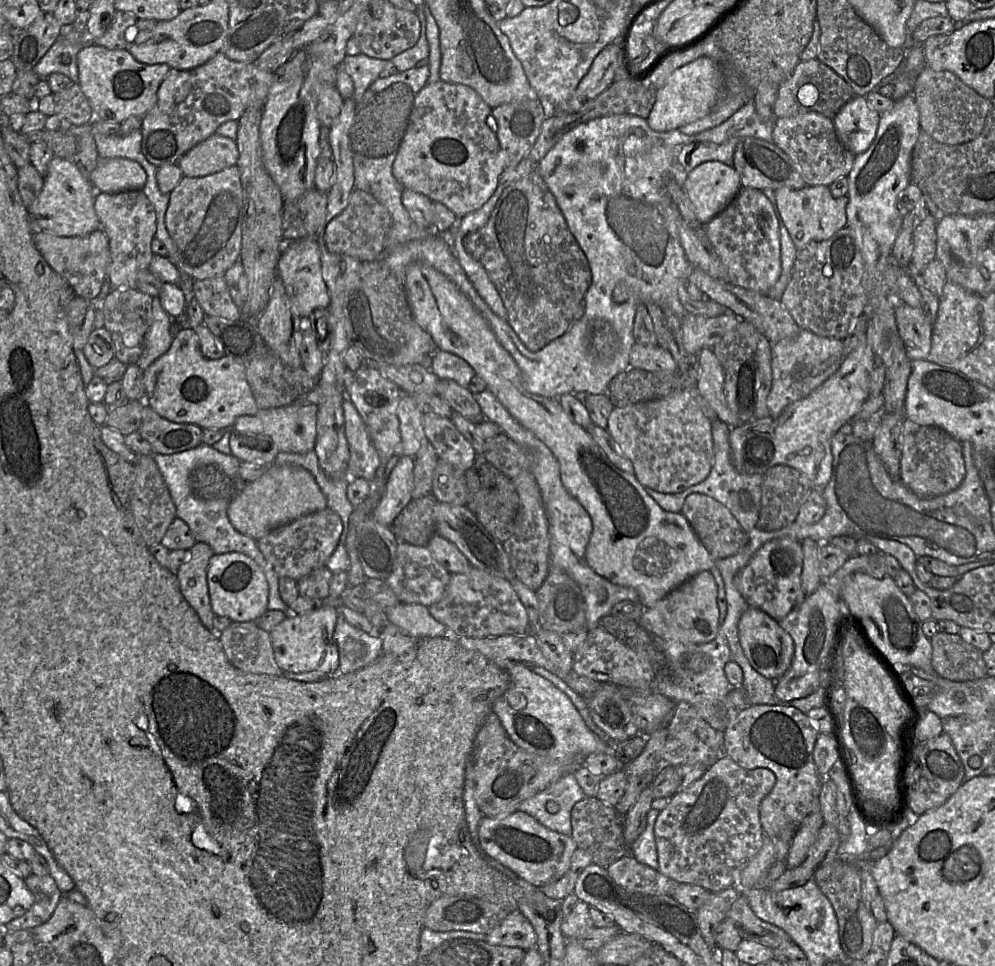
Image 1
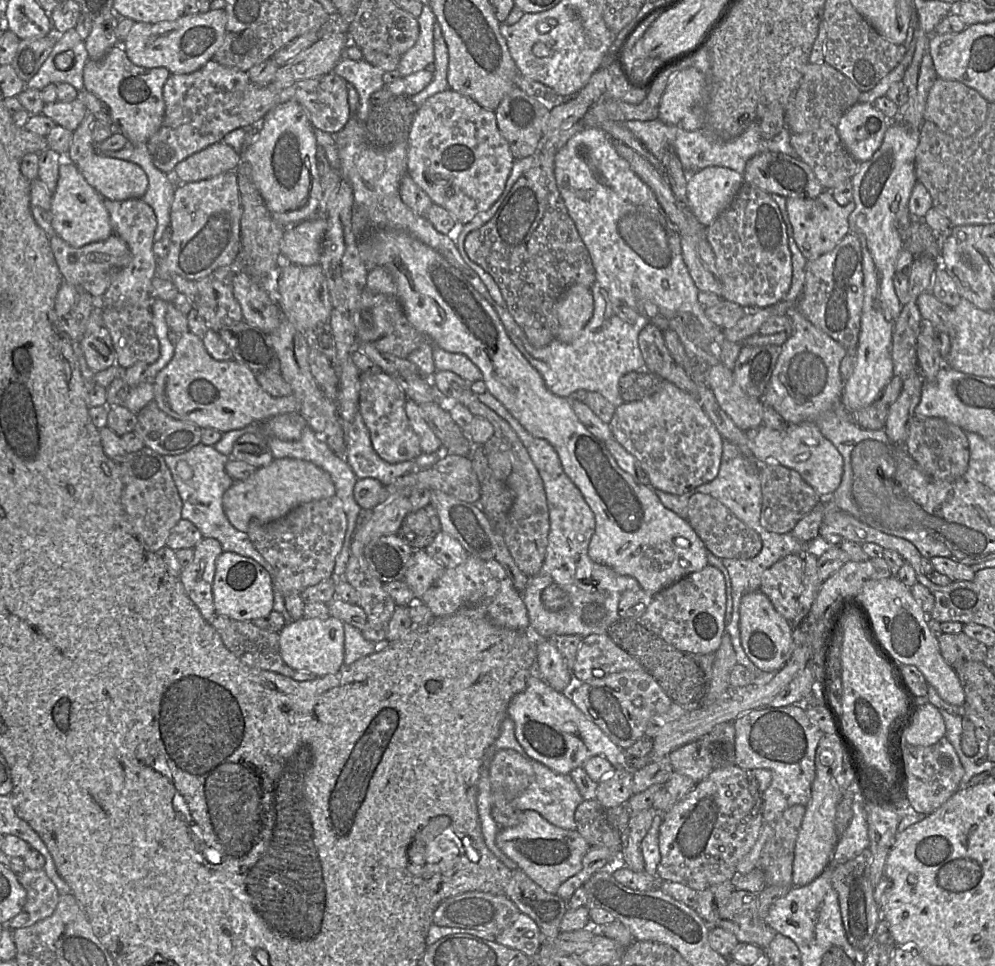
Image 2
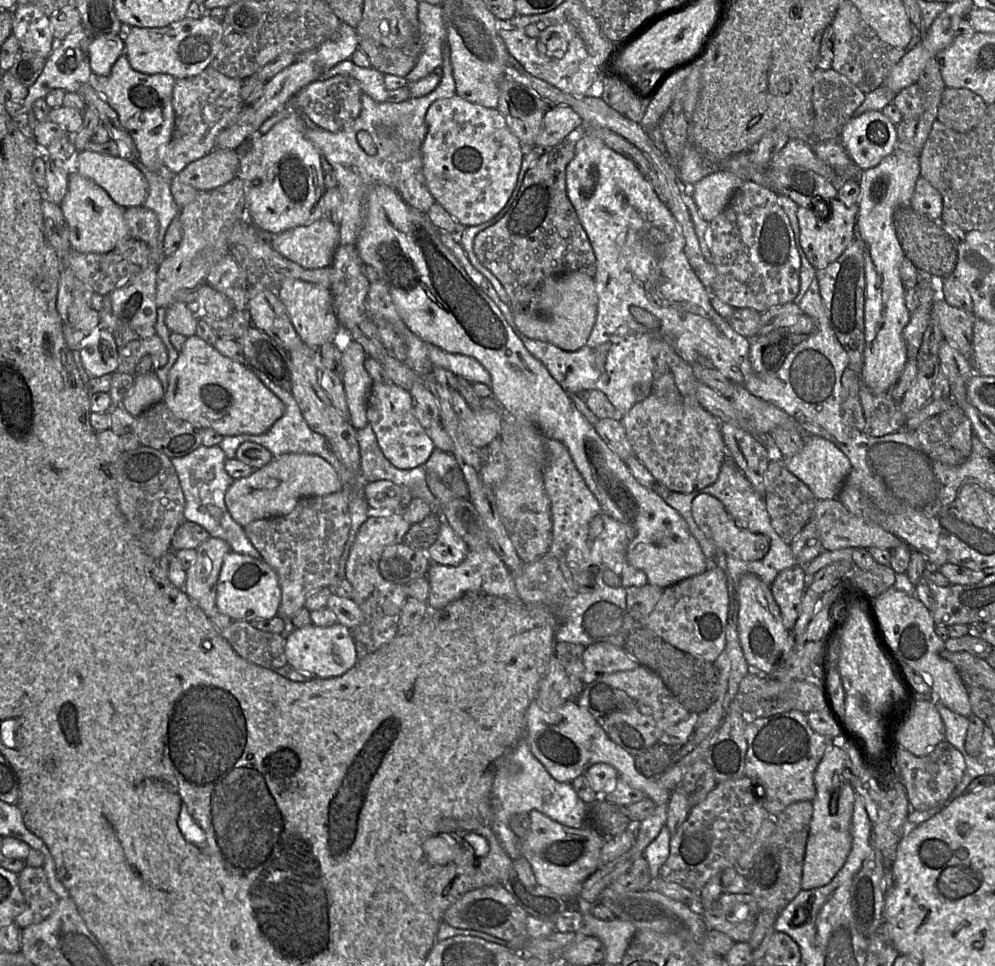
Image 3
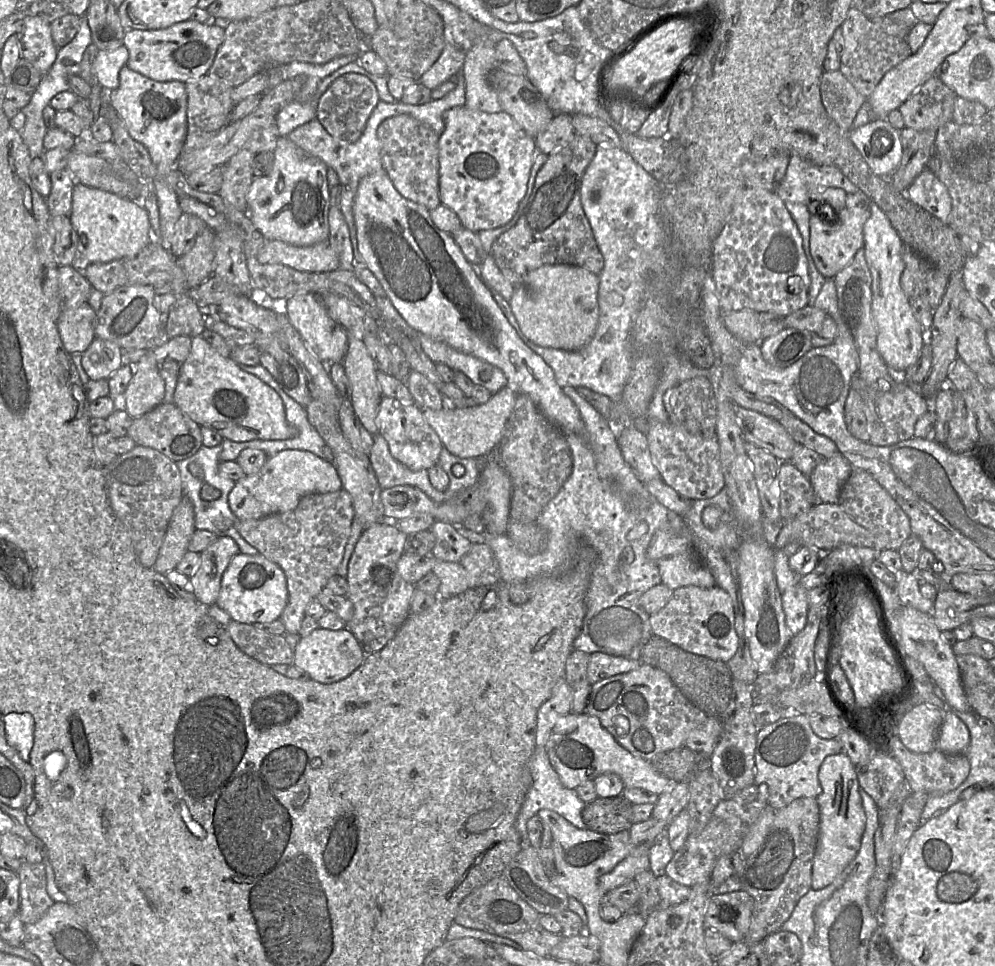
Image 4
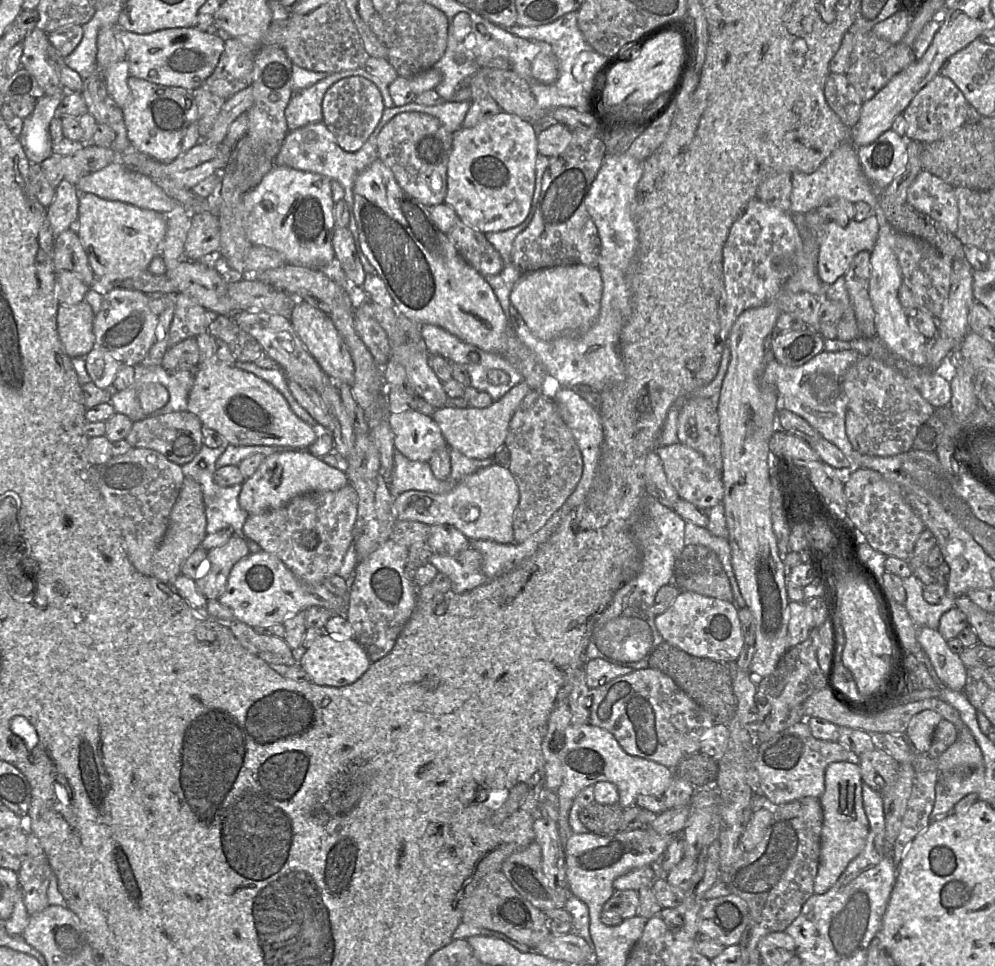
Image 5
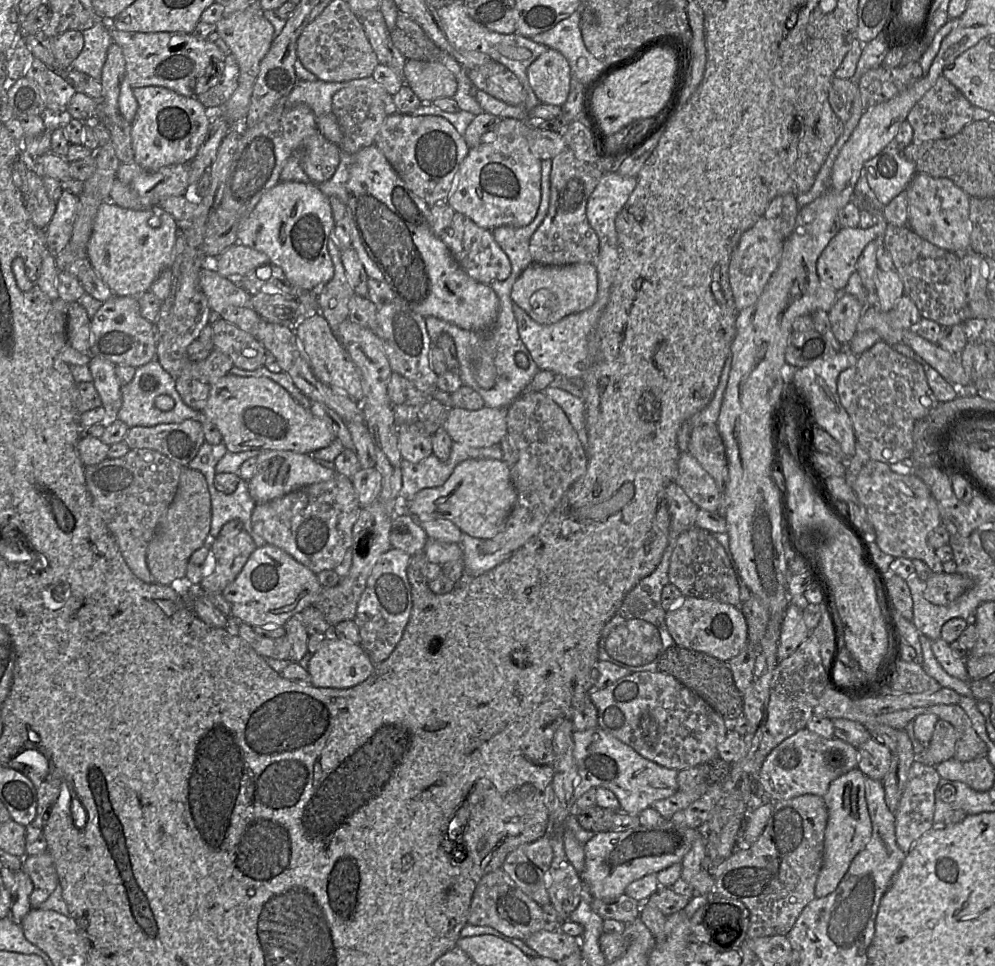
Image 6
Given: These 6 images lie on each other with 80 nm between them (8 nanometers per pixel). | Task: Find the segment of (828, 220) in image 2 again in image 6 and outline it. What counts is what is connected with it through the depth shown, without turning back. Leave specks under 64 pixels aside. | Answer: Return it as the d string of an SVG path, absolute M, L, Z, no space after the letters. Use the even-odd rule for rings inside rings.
M876 224L866 229L842 227L818 258L817 272L821 281L836 291L843 290L856 270L862 251L876 238Z

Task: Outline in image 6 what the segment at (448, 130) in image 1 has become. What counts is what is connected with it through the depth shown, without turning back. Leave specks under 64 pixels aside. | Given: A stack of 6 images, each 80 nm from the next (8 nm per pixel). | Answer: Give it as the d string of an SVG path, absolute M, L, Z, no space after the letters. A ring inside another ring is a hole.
M503 118L491 131L482 136L480 145L469 149L460 165L453 192L447 201L455 212L467 216L477 226L488 230L501 226L527 226L534 220L541 201L541 160L530 150L529 126L526 120Z

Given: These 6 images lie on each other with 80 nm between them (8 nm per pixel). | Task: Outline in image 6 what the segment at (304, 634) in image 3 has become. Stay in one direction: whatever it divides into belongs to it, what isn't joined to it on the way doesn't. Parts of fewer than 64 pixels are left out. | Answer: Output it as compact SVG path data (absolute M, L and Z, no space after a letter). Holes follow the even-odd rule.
M327 635L320 648L311 656L307 671L314 687L346 689L367 680L375 665L360 645Z

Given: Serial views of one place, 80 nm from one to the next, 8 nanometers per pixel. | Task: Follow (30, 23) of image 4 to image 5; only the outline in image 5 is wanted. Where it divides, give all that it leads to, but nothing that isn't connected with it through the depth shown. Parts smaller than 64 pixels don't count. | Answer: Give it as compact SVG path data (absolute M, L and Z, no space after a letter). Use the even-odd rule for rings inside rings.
M35 28L22 41L22 66L32 74L45 94L65 95L66 91L57 73L46 59L46 51L50 42L48 34Z

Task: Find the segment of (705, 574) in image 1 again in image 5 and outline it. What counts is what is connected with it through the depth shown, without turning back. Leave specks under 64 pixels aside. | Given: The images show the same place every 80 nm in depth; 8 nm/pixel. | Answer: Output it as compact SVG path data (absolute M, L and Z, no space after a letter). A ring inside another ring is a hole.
M680 591L671 606L656 615L655 626L665 642L691 655L722 663L735 662L744 643L737 607L693 591Z

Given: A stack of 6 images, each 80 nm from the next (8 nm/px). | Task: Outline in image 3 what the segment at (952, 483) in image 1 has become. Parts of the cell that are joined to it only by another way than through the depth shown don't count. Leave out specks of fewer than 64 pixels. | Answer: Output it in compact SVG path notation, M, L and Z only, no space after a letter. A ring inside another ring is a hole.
M955 404L923 422L915 434L923 449L946 465L962 465L972 453L972 424Z

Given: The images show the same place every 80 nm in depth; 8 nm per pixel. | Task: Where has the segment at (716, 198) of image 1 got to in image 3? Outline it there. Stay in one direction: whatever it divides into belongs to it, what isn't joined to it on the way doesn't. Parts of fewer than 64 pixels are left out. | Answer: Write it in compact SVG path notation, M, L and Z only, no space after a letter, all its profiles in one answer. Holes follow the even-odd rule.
M717 169L693 186L691 196L703 220L710 223L729 204L742 180L733 173Z

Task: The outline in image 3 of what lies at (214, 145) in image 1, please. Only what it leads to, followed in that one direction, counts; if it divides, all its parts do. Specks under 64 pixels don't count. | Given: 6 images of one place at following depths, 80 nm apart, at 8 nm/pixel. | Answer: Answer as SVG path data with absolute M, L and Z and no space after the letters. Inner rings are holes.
M213 149L189 163L178 173L179 179L198 191L220 187L237 175L240 156L231 149Z

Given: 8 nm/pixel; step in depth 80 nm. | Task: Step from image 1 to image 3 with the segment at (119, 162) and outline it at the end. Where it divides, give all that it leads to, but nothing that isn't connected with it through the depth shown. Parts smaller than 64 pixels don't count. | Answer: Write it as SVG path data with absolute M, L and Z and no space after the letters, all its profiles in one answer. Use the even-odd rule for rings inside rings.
M84 150L74 158L74 169L102 187L122 207L141 206L148 195L144 174L122 157Z

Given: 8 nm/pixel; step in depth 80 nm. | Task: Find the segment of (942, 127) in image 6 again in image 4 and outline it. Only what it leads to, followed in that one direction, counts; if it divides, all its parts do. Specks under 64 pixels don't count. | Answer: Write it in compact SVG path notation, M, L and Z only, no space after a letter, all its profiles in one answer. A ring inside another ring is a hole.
M937 76L931 77L899 107L905 127L934 130L952 121L957 94Z

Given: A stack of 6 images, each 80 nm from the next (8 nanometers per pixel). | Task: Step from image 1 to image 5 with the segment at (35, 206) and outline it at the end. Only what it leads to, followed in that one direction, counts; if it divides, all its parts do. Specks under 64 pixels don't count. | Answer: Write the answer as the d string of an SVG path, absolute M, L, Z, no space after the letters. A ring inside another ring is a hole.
M78 192L78 196L78 218L75 229L97 278L93 287L98 287L103 291L110 285L116 285L116 283L138 275L148 269L155 256L162 255L162 243L167 231L164 214L120 201L107 200L92 193Z

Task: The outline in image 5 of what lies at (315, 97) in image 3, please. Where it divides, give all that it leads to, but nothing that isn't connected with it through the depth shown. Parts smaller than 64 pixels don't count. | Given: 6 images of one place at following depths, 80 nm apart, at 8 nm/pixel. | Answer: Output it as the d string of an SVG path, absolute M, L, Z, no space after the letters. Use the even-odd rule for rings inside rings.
M350 76L335 82L325 93L322 122L343 150L356 152L375 130L384 109L382 95L374 83L362 76Z

